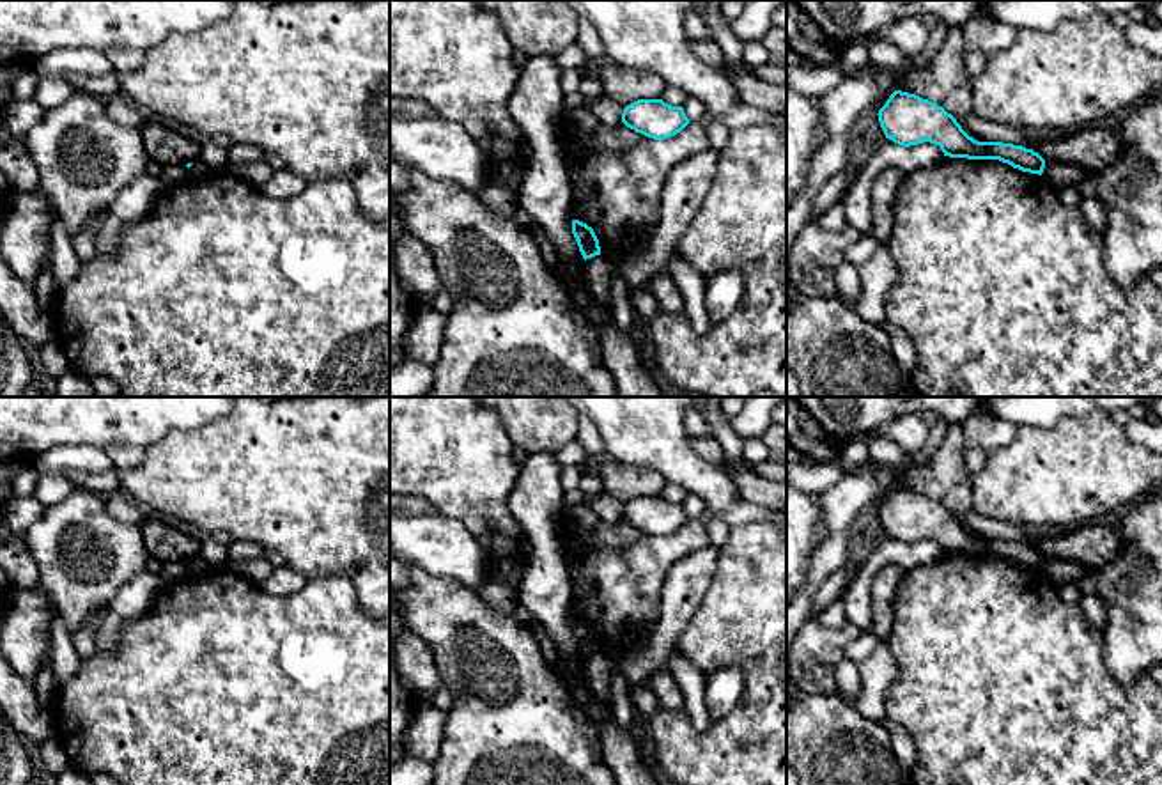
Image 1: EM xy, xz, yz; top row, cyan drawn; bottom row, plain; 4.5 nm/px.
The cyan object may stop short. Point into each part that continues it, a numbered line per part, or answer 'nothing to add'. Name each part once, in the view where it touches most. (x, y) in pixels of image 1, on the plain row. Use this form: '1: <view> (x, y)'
nothing to add

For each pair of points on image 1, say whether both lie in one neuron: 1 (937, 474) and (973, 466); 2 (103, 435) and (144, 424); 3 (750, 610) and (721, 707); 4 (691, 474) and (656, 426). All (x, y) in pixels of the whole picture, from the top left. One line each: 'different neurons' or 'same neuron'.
1: different neurons
2: same neuron
3: different neurons
4: same neuron

